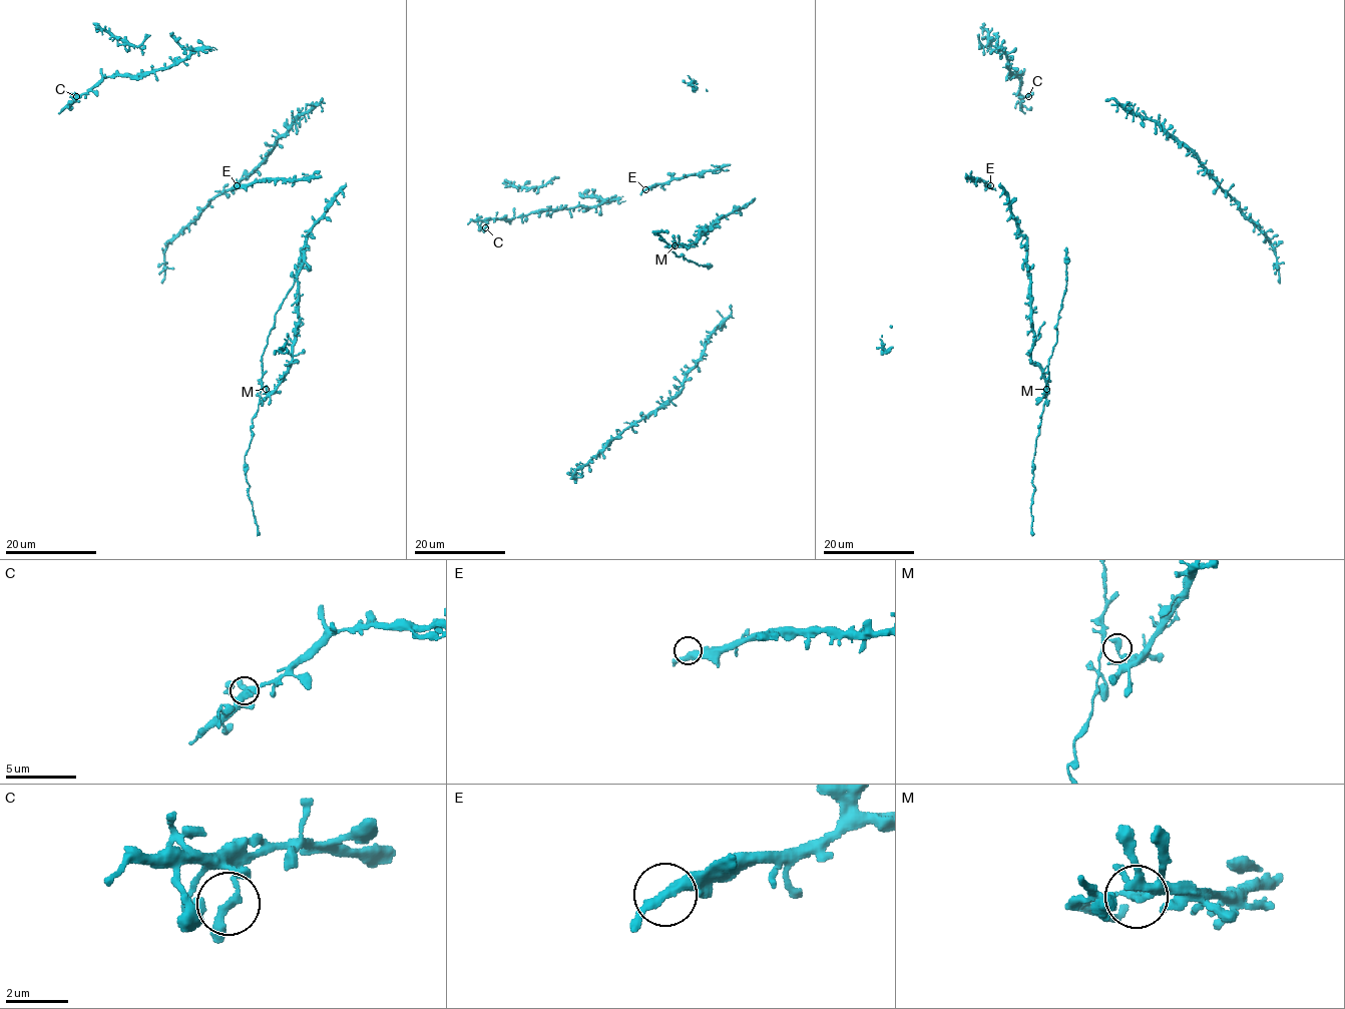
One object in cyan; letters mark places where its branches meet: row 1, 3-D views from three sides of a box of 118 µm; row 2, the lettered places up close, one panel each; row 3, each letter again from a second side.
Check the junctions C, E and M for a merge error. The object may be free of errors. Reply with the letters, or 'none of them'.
M

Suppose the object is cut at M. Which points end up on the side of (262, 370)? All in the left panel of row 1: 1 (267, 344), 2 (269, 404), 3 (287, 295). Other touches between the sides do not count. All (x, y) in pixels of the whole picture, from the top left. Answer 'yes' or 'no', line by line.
1: yes
2: no
3: yes

